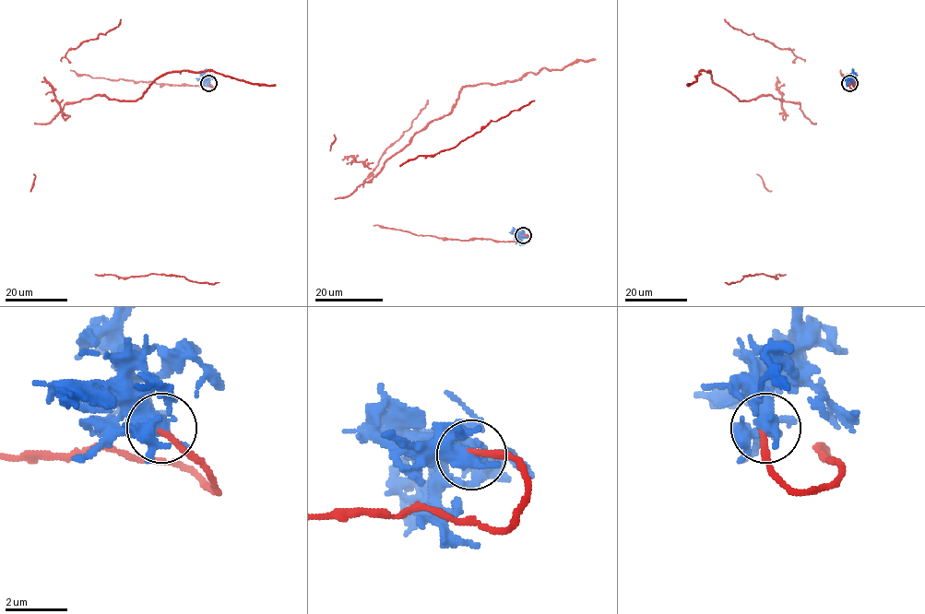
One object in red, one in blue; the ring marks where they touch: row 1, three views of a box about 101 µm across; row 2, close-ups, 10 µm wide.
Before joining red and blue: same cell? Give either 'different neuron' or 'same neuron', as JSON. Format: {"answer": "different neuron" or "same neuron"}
{"answer": "different neuron"}

